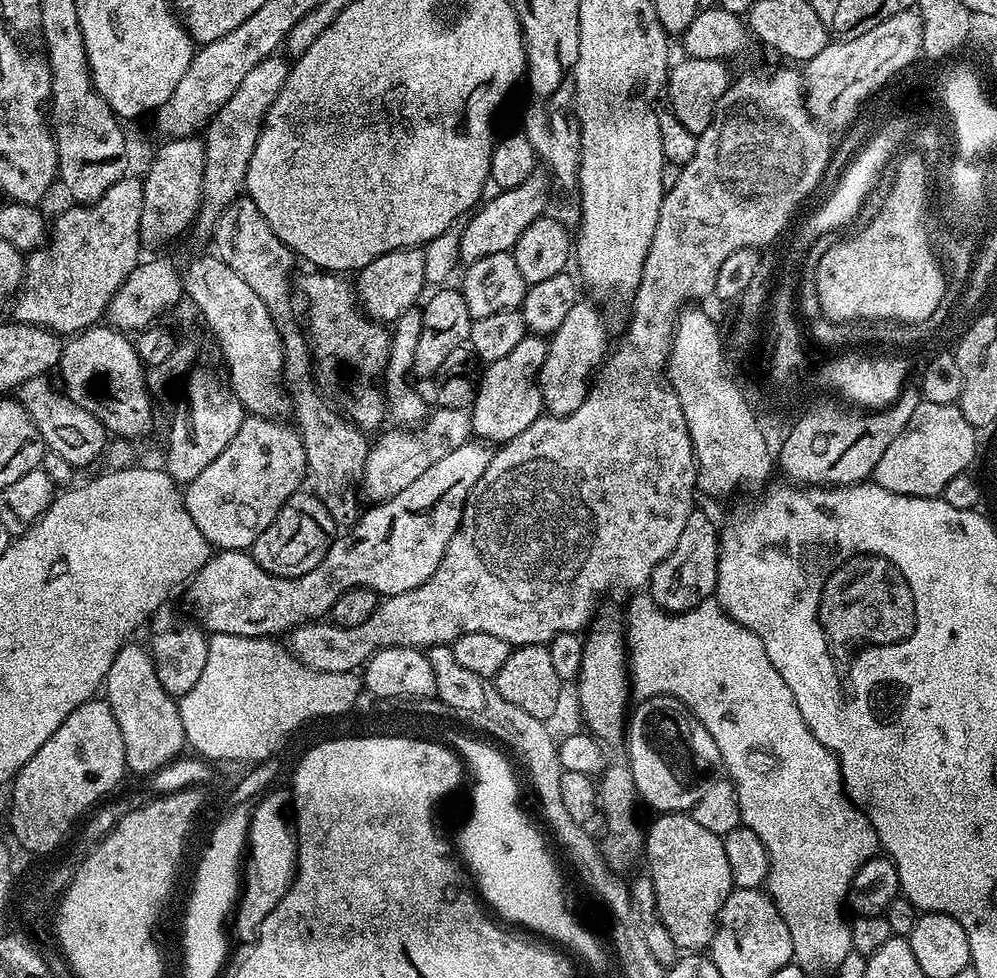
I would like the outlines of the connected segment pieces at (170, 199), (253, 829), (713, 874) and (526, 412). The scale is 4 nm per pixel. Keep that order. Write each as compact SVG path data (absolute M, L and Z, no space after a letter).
M182 136L179 138L168 138L163 141L164 145L158 147L154 152L152 165L148 173L142 176L142 218L140 219L140 238L145 245L164 244L175 236L180 236L184 231L193 227L194 221L200 210L200 202L204 195L202 190L202 174L204 173L204 145L199 139Z
M287 789L274 791L257 801L248 828L248 853L232 922L239 940L246 946L255 943L262 922L288 892L295 877L296 835L290 819L291 793Z
M666 812L655 817L652 825L647 825L644 837L643 855L648 856L647 873L650 875L654 894L657 896L657 910L671 938L680 950L704 950L712 943L722 906L734 887L730 874L730 862L726 858L726 846L718 834L710 834L703 826L698 826L688 812Z
M529 334L518 342L518 346L514 346L514 350L510 350L510 354L505 354L483 369L480 387L476 389L476 401L470 409L472 431L481 441L512 440L545 411L540 393L540 367L542 362L546 362L547 353L548 340Z

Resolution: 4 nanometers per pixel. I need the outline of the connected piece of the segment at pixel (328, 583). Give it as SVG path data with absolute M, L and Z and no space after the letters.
M469 442L456 450L453 450L430 466L428 470L423 471L419 475L416 482L407 486L406 490L402 490L400 494L394 494L384 503L373 503L367 510L361 511L355 524L351 525L350 532L352 536L337 535L331 546L328 547L326 558L322 558L322 562L318 562L318 566L314 566L314 570L310 570L301 576L275 576L266 570L262 570L262 566L258 566L258 562L247 551L242 552L226 552L217 551L206 562L206 566L202 566L197 570L196 575L192 577L188 588L188 604L192 607L191 615L195 617L201 628L208 634L234 634L235 636L258 636L261 638L279 637L279 632L283 634L291 633L293 628L299 628L302 624L310 624L319 621L321 618L327 617L332 611L334 602L338 602L338 598L342 594L346 594L351 588L368 588L376 593L377 597L387 598L397 596L398 594L406 594L406 590L415 590L418 586L422 586L422 582L426 582L434 574L434 570L438 570L438 566L442 562L442 558L446 554L446 546L450 546L450 538L454 538L454 534L458 530L458 526L462 522L462 514L464 507L468 501L468 495L472 492L472 487L478 482L478 478L482 478L482 474L486 474L486 466L490 466L492 461L493 449L484 442Z

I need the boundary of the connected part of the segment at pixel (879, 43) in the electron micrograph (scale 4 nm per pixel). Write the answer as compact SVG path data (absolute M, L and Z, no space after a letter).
M909 10L886 18L886 22L878 22L878 26L874 26L874 30L866 30L866 34L833 39L802 68L806 107L812 119L840 126L848 124L847 116L855 121L859 108L865 103L864 89L875 83L883 83L888 74L898 74L900 67L916 64L922 56L923 38L920 13Z

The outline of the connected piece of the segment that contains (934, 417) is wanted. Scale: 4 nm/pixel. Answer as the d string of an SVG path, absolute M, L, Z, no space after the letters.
M924 400L914 410L906 430L886 446L886 454L878 458L874 482L894 494L939 497L946 490L946 482L971 469L976 456L977 429L962 414L956 404L939 404Z

